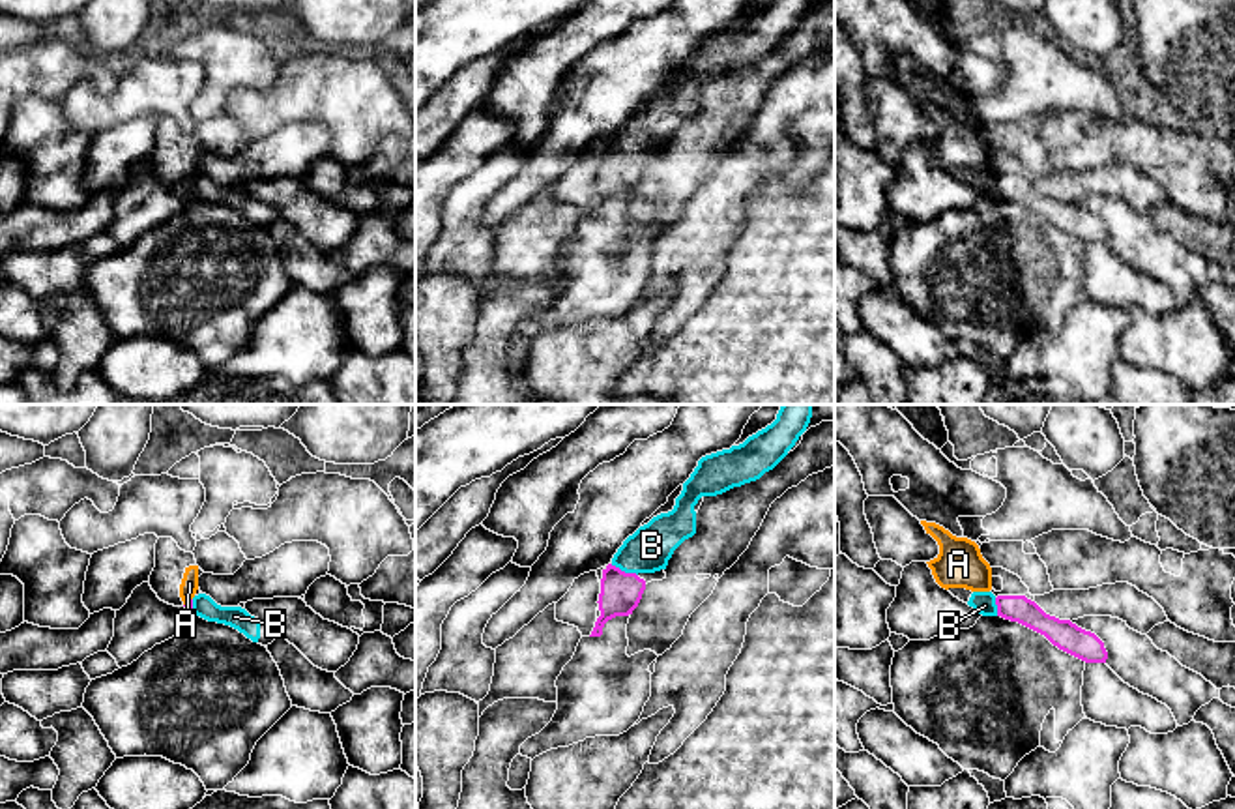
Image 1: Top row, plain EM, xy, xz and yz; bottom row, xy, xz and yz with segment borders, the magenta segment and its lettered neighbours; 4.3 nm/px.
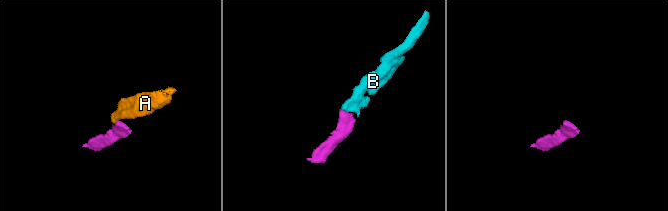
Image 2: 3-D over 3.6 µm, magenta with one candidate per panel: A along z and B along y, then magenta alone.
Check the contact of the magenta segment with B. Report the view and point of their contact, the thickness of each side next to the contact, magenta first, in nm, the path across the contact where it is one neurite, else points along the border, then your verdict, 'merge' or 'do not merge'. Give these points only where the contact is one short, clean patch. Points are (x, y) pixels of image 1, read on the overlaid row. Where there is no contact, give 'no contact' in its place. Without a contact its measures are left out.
xz (624, 572) | 180/190 nm | across xz (620, 594), (624, 572), (652, 545) | merge

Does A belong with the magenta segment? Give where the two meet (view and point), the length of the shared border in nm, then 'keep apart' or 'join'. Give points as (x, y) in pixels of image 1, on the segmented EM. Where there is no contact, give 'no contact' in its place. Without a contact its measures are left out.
meets magenta in xy at (188, 602); contact 50 nm long; keep apart

